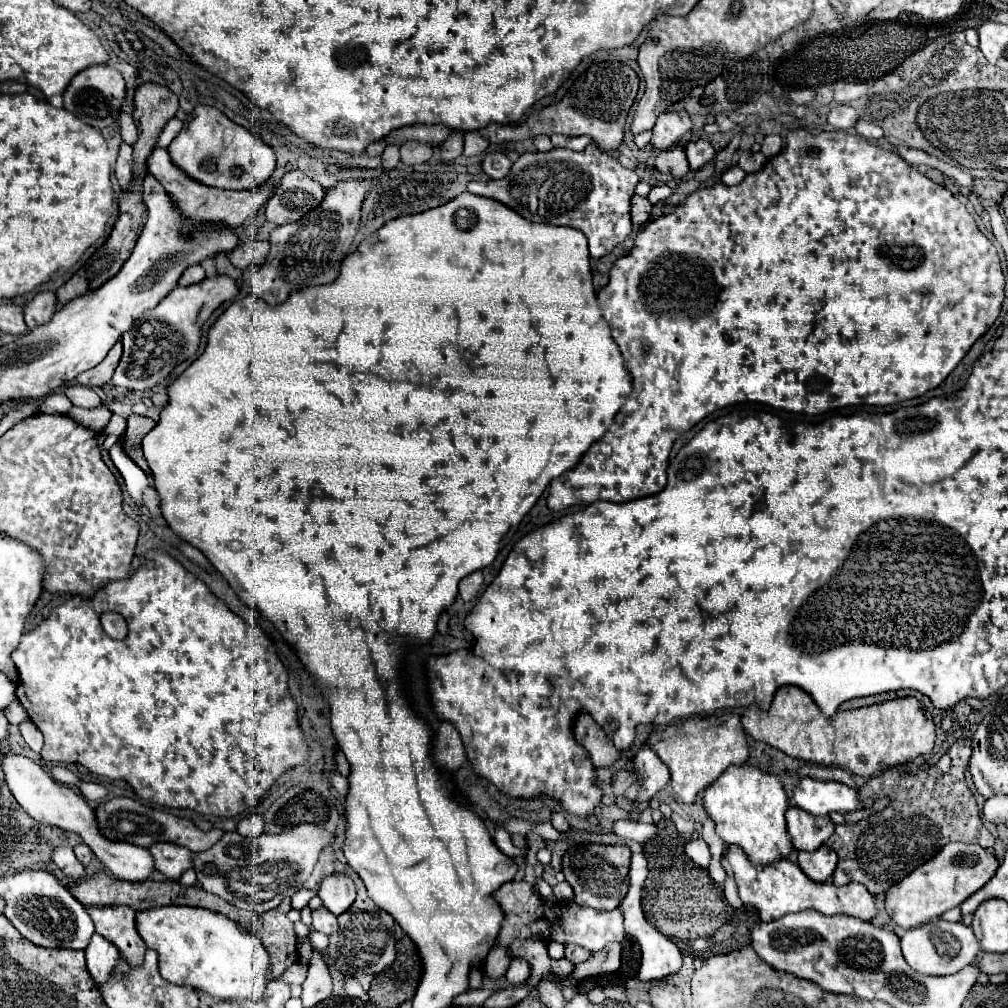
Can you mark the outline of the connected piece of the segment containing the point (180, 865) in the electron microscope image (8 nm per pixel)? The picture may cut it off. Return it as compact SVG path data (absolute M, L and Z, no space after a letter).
M158 842L148 850L154 856L156 870L160 870L170 880L180 880L180 876L194 866L192 852L188 848L182 848L170 842Z

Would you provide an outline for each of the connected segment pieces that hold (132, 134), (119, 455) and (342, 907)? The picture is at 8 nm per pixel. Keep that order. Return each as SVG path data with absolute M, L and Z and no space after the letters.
M126 112L120 114L120 132L122 132L122 138L124 138L126 144L136 144L136 140L138 140L138 128L136 128L132 116L126 114Z
M120 442L110 448L110 458L112 458L114 466L118 468L118 472L122 474L122 478L124 478L124 482L126 482L128 494L132 496L132 500L136 502L136 506L142 508L142 506L144 506L142 494L144 494L144 490L150 486L150 484L148 484L148 476L124 454Z
M332 872L322 876L322 880L318 882L318 896L332 914L340 916L356 900L356 886L350 876Z

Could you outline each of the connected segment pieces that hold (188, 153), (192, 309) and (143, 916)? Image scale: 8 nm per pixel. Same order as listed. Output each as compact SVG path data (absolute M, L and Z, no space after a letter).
M196 104L192 118L184 122L182 132L168 146L172 162L188 172L190 178L226 190L256 190L268 180L276 168L272 146L256 138L248 128L234 124L218 108Z
M228 276L206 278L204 282L192 286L176 286L154 310L146 312L134 330L122 336L124 354L112 376L112 384L124 386L128 390L152 390L162 382L178 364L192 358L200 344L200 322L198 314L204 304L210 302L210 310L216 310L222 302L234 300L238 288Z
M162 906L162 908L138 912L136 914L136 926L138 926L138 932L140 932L142 940L146 942L146 946L158 952L160 974L168 982L202 990L218 1002L222 1002L222 1000L242 1000L242 998L262 1000L262 996L266 994L268 976L270 976L268 952L256 936L246 934L240 926L236 926L228 918L222 918L220 914L214 914L214 912L204 910L204 908Z

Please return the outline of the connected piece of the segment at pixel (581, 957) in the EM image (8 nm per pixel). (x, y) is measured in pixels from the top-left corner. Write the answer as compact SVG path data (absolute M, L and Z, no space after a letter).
M566 944L566 954L564 954L564 958L566 958L568 962L572 962L572 964L580 964L580 962L588 960L588 956L590 956L590 952L588 952L588 950L584 950L582 946Z

